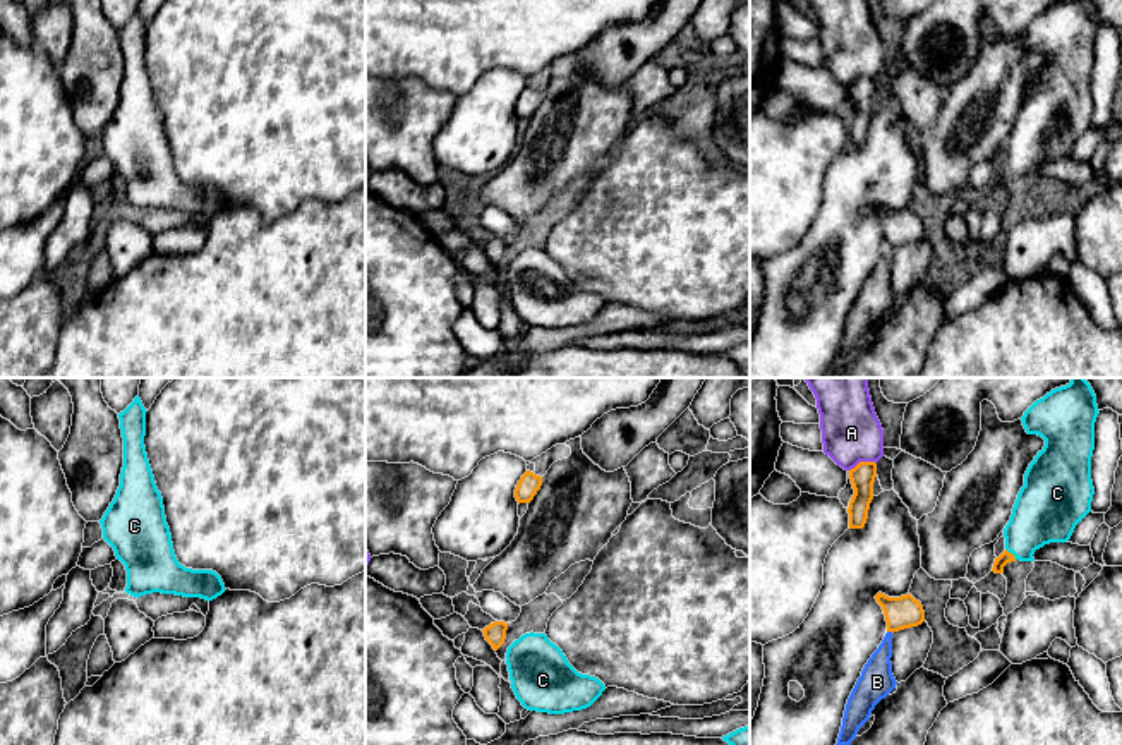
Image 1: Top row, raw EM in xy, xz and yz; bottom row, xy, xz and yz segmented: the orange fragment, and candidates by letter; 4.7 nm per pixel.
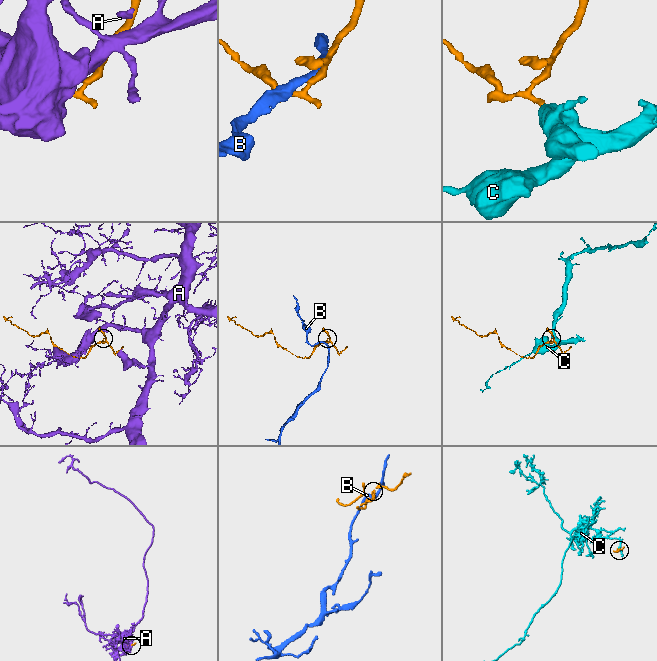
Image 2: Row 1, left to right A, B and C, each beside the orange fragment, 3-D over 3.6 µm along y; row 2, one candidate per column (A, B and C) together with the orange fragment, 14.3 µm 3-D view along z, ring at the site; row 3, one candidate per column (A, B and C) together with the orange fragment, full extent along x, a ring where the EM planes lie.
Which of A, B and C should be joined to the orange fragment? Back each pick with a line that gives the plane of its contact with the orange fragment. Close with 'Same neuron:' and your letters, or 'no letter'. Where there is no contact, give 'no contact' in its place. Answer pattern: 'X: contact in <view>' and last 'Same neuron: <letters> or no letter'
C: contact in yz
Same neuron: C

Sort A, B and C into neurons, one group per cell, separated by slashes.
A / B / C

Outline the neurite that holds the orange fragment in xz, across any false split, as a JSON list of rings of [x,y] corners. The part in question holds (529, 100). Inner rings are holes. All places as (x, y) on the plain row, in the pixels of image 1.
[[[527,86],[516,100],[515,113],[520,118],[530,118],[542,101],[542,93]]]

